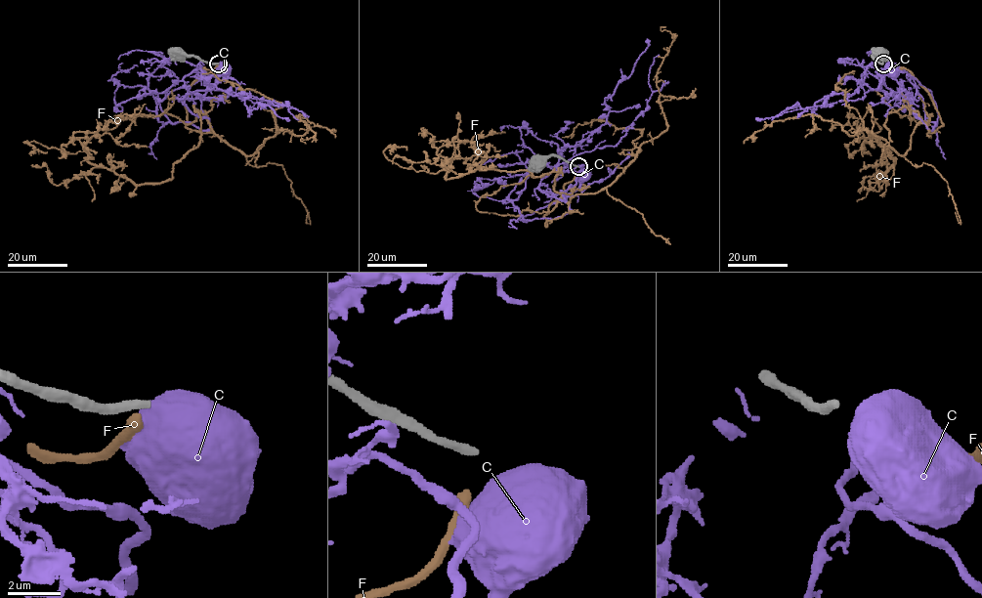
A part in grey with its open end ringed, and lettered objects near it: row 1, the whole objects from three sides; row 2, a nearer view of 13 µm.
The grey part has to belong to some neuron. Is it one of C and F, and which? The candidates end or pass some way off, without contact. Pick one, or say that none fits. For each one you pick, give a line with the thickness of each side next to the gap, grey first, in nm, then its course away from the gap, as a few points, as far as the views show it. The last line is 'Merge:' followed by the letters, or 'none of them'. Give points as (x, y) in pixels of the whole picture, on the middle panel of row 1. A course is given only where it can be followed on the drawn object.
Merge: none of them

